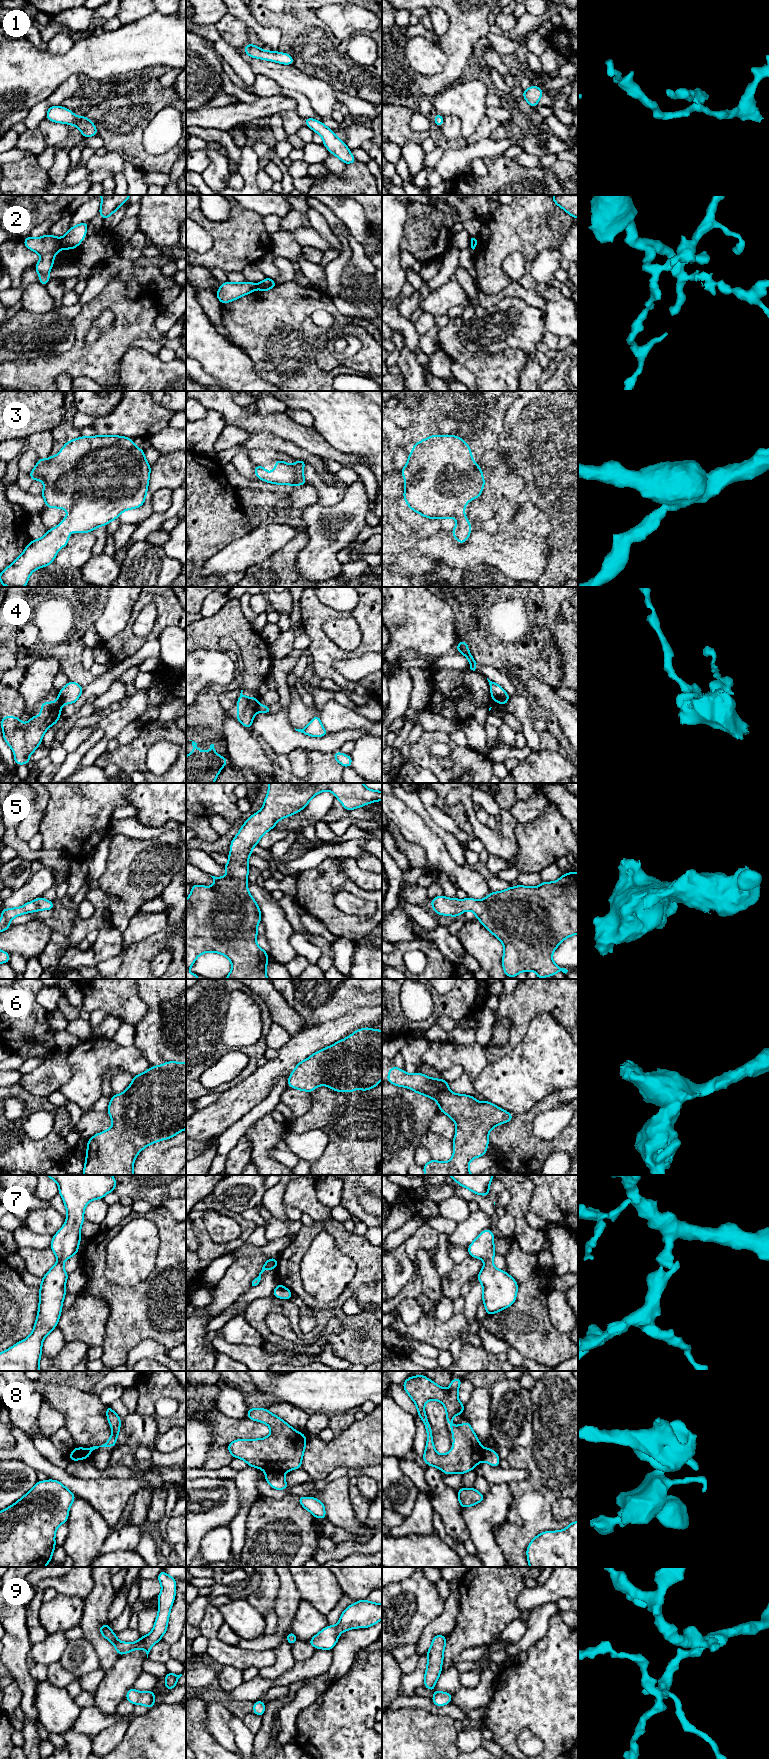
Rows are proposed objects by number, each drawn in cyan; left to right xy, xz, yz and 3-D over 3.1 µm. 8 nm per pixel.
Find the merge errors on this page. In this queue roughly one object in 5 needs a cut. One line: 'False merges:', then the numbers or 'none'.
False merges: 2, 4, 8

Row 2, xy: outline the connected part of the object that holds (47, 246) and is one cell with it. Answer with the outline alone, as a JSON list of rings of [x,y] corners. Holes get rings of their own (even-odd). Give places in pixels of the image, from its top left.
[[[51,234],[38,238],[28,236],[23,240],[23,243],[28,249],[41,255],[41,260],[34,268],[39,274],[39,283],[46,286],[51,280],[48,273],[54,267],[54,258],[57,252],[62,249],[61,238],[57,238]]]

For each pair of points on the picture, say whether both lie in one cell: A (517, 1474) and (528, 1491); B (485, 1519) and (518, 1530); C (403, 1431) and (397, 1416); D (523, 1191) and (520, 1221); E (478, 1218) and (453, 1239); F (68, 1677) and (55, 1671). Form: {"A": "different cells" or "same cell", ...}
{"A": "different cells", "B": "different cells", "C": "same cell", "D": "same cell", "E": "same cell", "F": "same cell"}

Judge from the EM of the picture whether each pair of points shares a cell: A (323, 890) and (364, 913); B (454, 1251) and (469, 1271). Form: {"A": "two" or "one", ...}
{"A": "two", "B": "two"}

